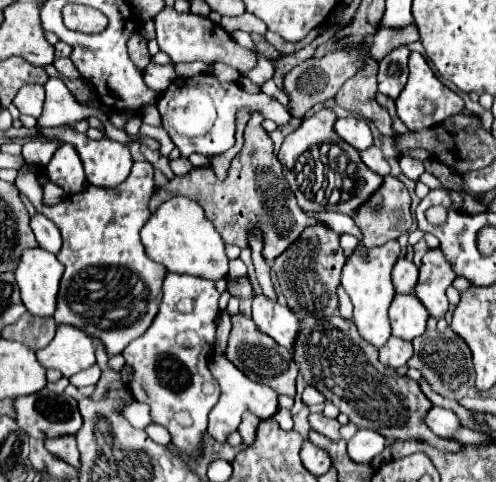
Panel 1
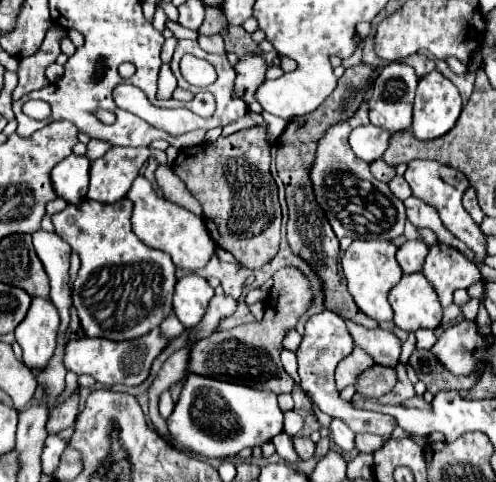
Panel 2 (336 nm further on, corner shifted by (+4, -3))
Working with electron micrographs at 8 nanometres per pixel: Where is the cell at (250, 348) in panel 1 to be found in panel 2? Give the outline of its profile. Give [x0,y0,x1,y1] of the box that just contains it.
[190,267,312,395]

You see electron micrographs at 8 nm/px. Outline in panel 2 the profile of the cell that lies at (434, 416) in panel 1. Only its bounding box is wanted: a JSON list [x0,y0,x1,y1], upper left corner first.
[296,311,396,439]

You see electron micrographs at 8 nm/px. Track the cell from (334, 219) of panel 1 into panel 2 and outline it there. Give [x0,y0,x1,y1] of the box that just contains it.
[342,241,402,323]

